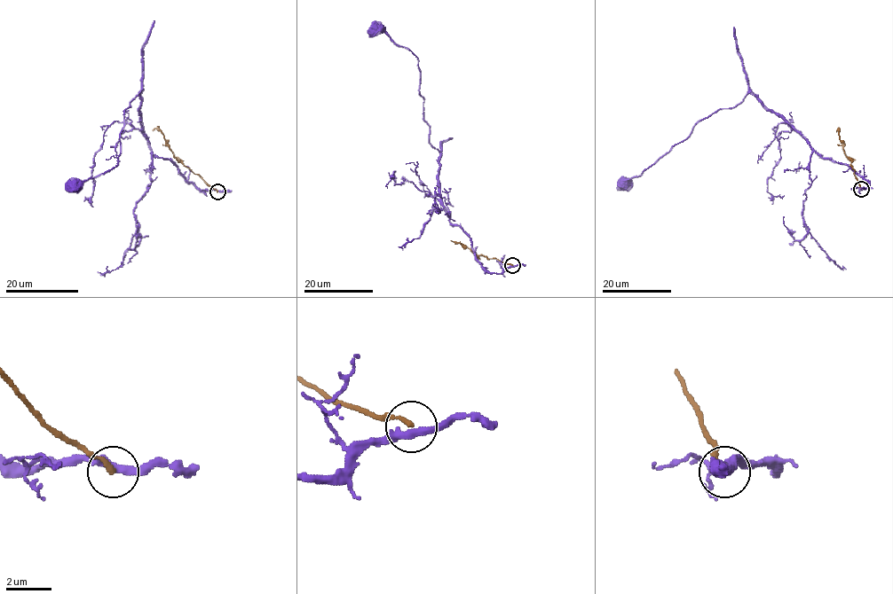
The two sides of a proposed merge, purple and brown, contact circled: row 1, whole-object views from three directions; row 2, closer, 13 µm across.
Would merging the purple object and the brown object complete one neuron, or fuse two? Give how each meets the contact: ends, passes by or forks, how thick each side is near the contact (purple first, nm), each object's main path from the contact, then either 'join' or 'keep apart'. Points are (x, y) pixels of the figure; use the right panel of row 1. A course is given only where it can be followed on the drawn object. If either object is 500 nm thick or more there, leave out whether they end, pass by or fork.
purple passes by | brown ends | 360/220 nm | purple via (862, 189), (869, 183), (847, 165), (821, 156), (749, 93), (738, 105), (705, 117), (685, 139), (623, 183) | brown via (861, 189), (851, 160), (846, 155), (838, 128), (836, 131) | keep apart

